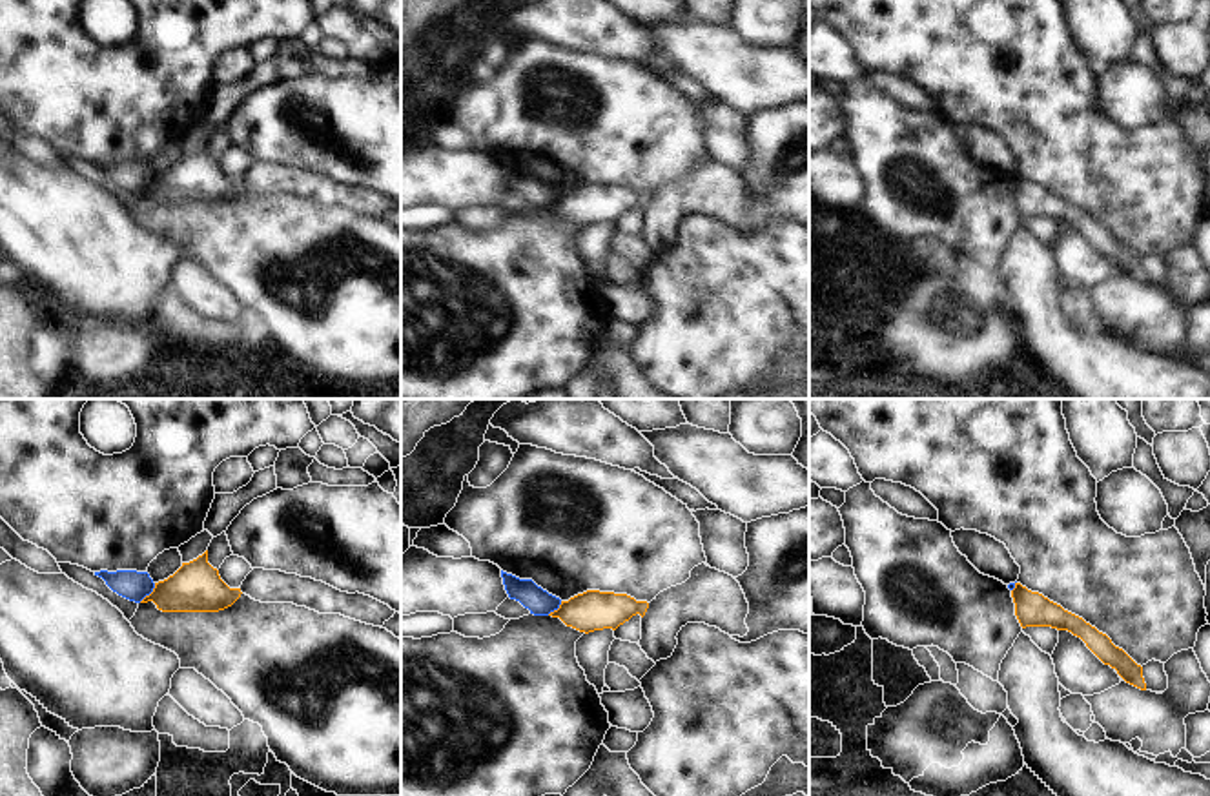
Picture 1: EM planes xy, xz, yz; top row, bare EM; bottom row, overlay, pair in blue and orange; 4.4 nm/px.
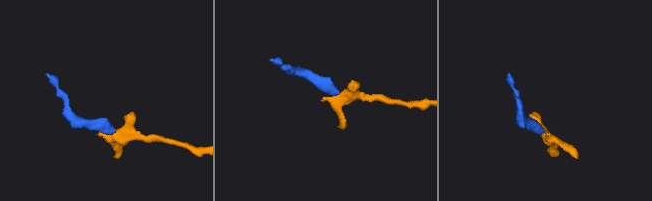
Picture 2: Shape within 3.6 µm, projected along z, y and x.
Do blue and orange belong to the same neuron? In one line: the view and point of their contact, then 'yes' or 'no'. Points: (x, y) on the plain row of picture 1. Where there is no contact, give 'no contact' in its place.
xy (148, 186) | no

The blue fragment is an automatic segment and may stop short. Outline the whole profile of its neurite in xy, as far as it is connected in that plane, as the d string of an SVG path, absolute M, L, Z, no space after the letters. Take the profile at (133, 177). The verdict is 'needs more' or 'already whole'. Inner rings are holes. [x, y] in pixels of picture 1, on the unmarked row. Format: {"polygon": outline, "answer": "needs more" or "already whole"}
{"polygon": "M100 162L100 164L95 164L95 168L102 169L113 184L117 184L118 188L122 188L129 193L135 193L135 195L140 195L155 180L155 175L148 164L137 164L137 162L108 164L108 162Z", "answer": "already whole"}

